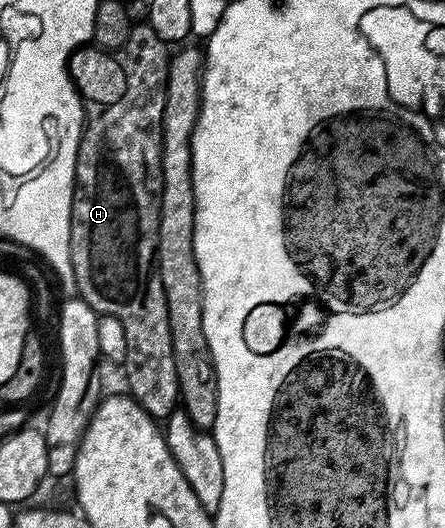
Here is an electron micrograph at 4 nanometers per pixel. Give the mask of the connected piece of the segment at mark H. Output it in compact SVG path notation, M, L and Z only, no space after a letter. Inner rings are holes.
M149 25L131 26L128 33L128 41L124 41L122 47L118 47L115 51L104 51L97 45L83 45L78 48L70 57L68 64L70 68L70 80L74 82L78 89L78 94L82 96L82 114L84 122L82 124L82 140L78 146L78 156L76 157L76 173L74 174L74 204L72 205L72 213L70 214L70 256L72 257L72 269L74 270L74 283L78 287L77 294L85 299L87 305L92 310L102 315L111 315L116 317L116 321L120 321L120 325L124 325L124 338L128 340L128 353L126 354L125 368L128 375L128 385L130 386L129 396L137 401L146 412L150 414L151 419L155 421L165 421L179 406L178 398L178 378L176 377L176 357L172 353L172 329L168 325L168 305L164 297L164 289L162 282L156 270L156 256L158 254L158 222L160 221L160 201L162 200L162 118L164 117L164 101L166 100L166 78L168 77L168 69L170 68L171 48L160 37L156 37L156 29L152 29Z

